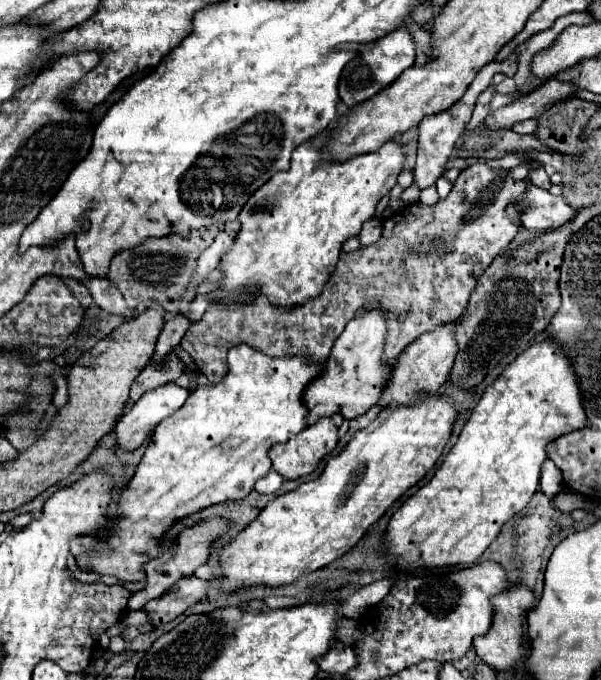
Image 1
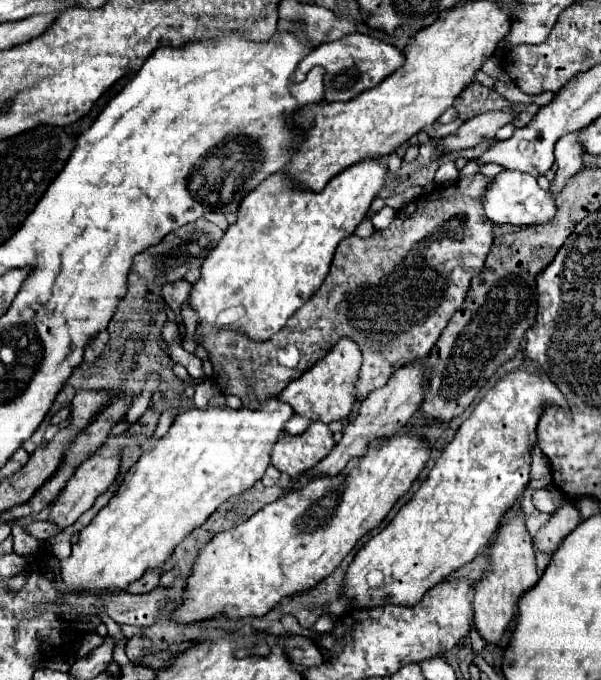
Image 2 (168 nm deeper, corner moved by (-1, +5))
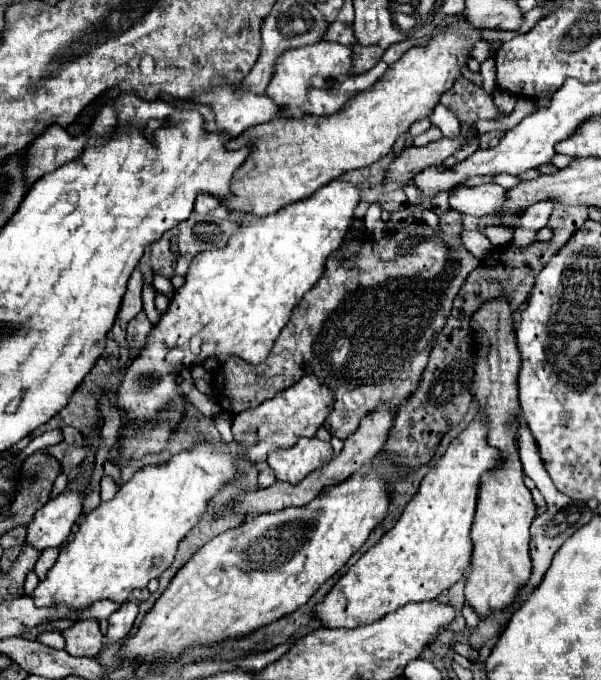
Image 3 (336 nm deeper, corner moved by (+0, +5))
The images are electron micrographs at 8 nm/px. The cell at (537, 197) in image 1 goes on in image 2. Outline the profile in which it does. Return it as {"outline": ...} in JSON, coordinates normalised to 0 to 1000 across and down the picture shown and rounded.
{"outline":[[[835,251],[832,257],[822,260],[815,269],[815,281],[805,287],[805,310],[815,325],[835,331],[862,331],[862,334],[879,334],[879,331],[902,331],[908,325],[918,325],[925,316],[925,296],[922,290],[899,278],[892,260],[865,251]]]}

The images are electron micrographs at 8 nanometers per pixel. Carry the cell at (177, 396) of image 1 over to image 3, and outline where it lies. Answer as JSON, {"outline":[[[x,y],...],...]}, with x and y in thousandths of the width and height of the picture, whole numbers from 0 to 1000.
{"outline":[[[111,719],[95,734],[68,746],[65,754],[58,754],[55,766],[45,772],[42,801],[52,801],[65,810],[105,801],[118,784],[118,775],[135,757],[138,731],[141,725]]]}

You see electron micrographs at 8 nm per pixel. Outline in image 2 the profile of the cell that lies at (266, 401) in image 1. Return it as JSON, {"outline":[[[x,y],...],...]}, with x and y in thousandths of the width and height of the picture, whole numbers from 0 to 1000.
{"outline":[[[419,569],[409,572],[409,581],[416,593],[429,596],[426,601],[413,596],[403,596],[403,601],[386,601],[379,596],[346,596],[343,601],[326,599],[293,610],[280,637],[256,646],[253,660],[240,663],[230,681],[206,699],[206,707],[183,740],[163,751],[146,775],[133,781],[130,796],[120,801],[120,816],[100,828],[100,846],[116,866],[210,866],[220,854],[230,854],[243,837],[266,834],[286,816],[286,807],[319,778],[333,775],[366,740],[389,728],[403,728],[436,704],[449,684],[449,663],[473,637],[473,622],[489,607],[486,599],[469,593],[463,584],[433,590]]]}

